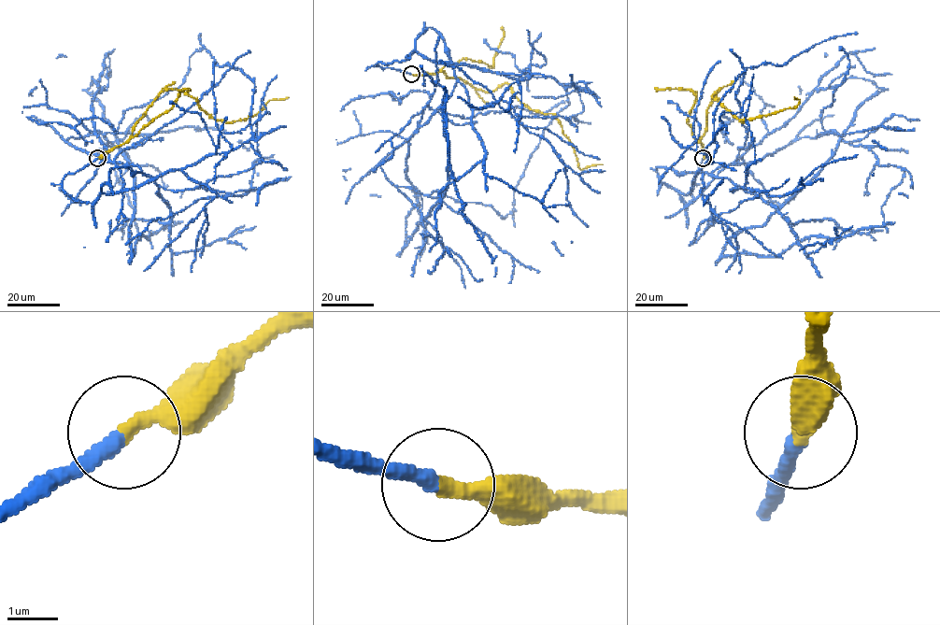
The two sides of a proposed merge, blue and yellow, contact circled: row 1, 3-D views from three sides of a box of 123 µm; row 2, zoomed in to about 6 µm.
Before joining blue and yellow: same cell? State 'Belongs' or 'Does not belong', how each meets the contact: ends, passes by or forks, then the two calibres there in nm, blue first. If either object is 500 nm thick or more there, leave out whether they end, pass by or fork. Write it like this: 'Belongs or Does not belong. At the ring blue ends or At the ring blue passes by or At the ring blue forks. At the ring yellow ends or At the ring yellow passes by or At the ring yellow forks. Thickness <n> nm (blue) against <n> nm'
Belongs. At the ring blue ends. At the ring yellow ends. Thickness 320 nm (blue) against 320 nm

